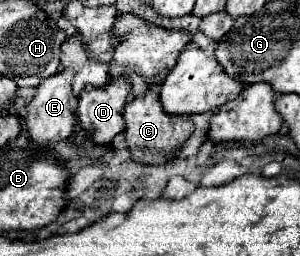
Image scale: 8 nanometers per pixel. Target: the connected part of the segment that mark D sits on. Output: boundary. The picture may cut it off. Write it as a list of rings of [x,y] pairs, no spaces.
[[[126,79],[110,81],[106,87],[86,87],[80,93],[76,109],[80,127],[92,135],[98,145],[108,145],[124,131],[124,107],[130,95]]]

